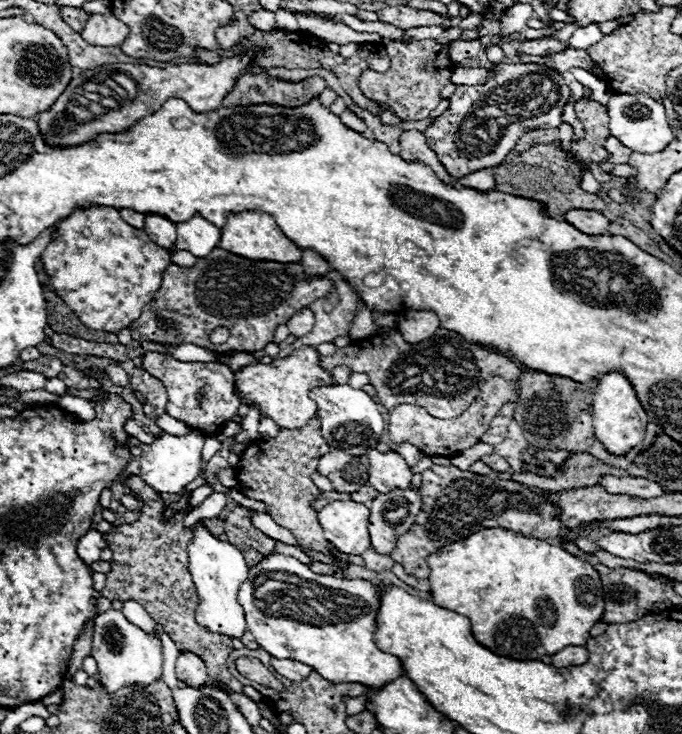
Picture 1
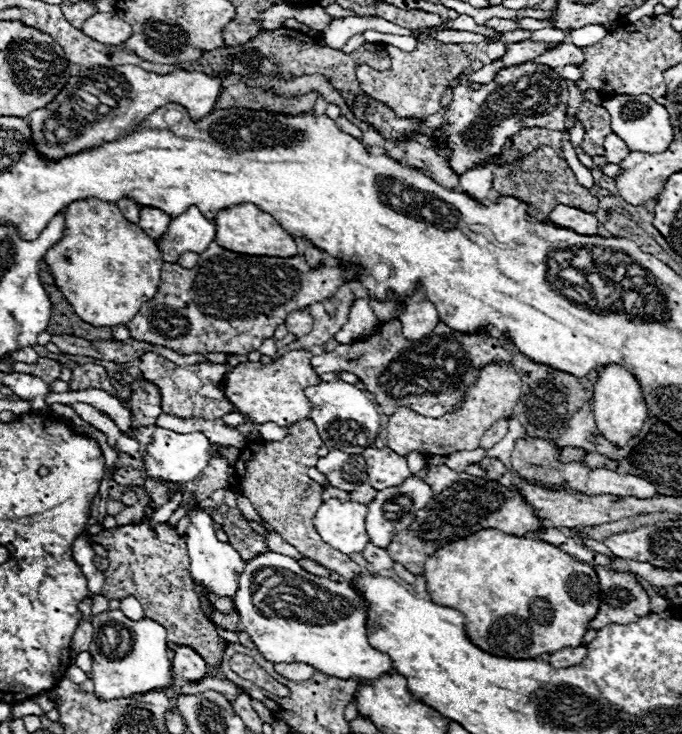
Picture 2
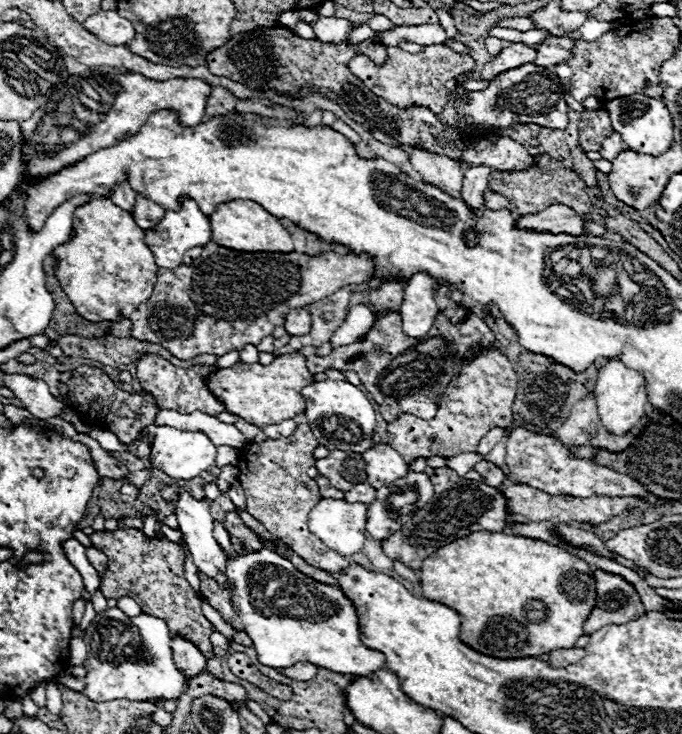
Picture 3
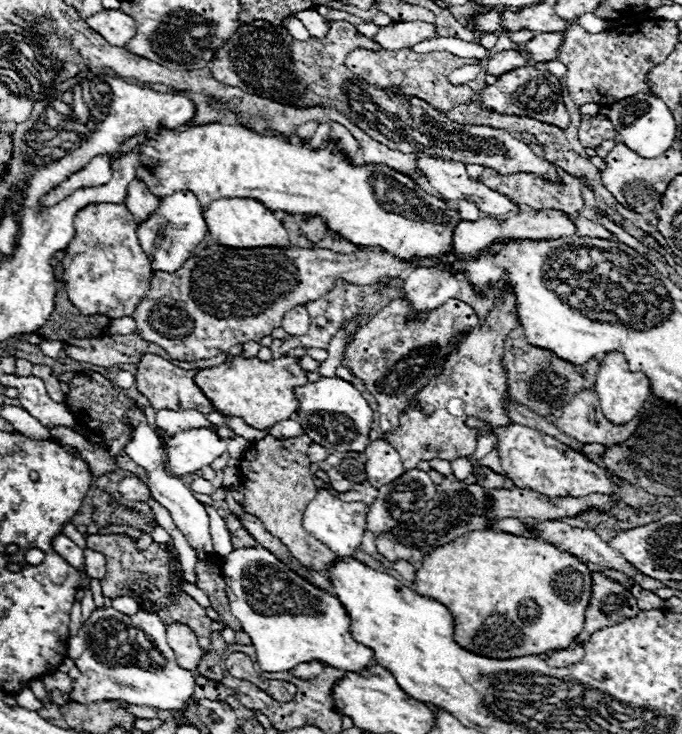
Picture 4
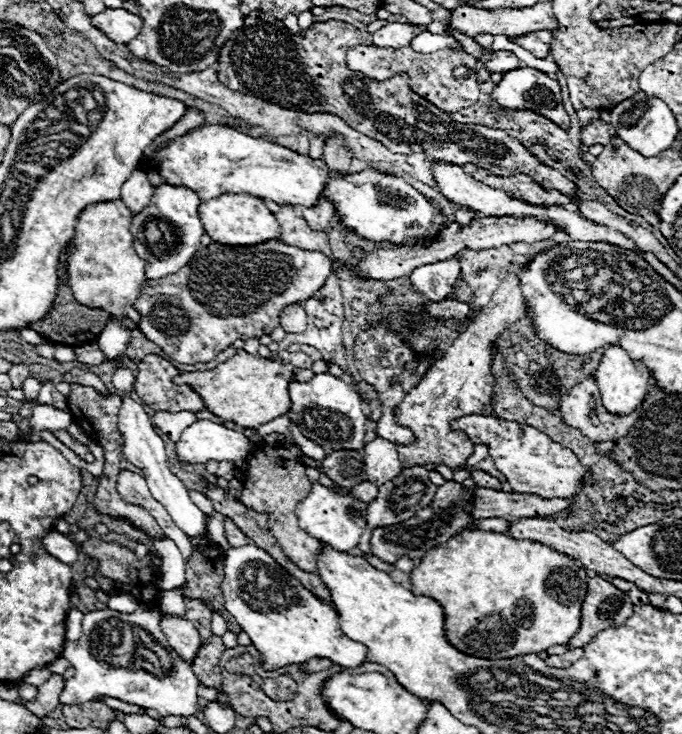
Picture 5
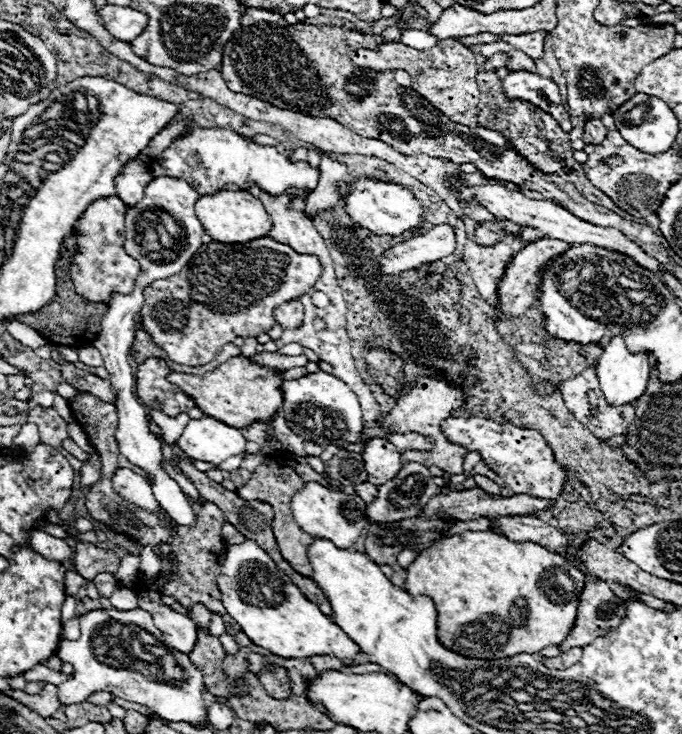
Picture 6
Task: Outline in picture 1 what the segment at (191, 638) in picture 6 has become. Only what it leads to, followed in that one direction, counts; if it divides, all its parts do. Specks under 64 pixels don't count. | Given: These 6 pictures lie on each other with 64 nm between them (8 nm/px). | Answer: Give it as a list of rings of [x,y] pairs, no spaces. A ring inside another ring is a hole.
[[[180,652],[178,654],[176,676],[178,676],[178,680],[182,680],[190,688],[204,686],[210,680],[204,662],[198,656],[194,656],[192,652]]]

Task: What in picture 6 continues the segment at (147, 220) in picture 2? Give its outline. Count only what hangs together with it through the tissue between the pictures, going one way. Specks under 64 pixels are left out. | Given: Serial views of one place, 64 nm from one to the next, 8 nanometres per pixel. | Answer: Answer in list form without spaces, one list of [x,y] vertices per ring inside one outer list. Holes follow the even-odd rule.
[[[138,158],[130,160],[130,164],[126,164],[126,168],[122,168],[122,172],[114,178],[116,188],[118,188],[118,198],[122,198],[124,204],[138,204],[144,196],[144,188],[146,184],[152,180],[146,164]]]

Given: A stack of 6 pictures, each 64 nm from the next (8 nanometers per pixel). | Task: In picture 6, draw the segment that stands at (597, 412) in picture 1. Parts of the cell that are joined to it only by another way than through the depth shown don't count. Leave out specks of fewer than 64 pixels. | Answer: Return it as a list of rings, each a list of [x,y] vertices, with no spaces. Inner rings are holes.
[[[612,336],[604,344],[604,352],[598,360],[596,372],[598,372],[600,388],[610,404],[628,404],[628,402],[634,404],[634,400],[638,400],[642,392],[646,392],[646,384],[650,378],[650,356],[646,352],[632,354],[626,348],[626,342],[622,340],[622,336]]]

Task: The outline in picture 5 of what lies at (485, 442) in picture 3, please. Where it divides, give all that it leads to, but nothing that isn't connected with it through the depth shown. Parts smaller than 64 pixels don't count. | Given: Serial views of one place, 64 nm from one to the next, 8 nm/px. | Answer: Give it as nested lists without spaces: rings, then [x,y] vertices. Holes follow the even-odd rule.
[[[478,444],[478,446],[474,446],[474,452],[468,456],[468,460],[466,460],[466,468],[468,470],[472,470],[472,466],[476,466],[480,460],[484,460],[488,456],[488,448],[484,446],[484,444]]]

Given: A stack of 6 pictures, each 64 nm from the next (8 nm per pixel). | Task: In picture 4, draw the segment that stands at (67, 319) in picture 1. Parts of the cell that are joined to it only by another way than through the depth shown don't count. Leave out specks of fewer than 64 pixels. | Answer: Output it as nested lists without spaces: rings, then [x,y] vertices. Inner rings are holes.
[[[60,282],[60,286],[58,286],[58,294],[56,294],[56,296],[58,296],[58,298],[56,298],[56,304],[54,304],[54,312],[52,312],[50,320],[48,320],[42,328],[38,328],[38,336],[42,336],[44,340],[60,340],[60,342],[66,342],[66,340],[70,340],[70,338],[100,338],[100,336],[104,334],[104,330],[106,330],[108,324],[110,324],[110,318],[108,318],[108,316],[84,316],[82,312],[78,312],[78,308],[70,302],[68,292],[66,292],[66,288],[62,286],[62,282]]]

